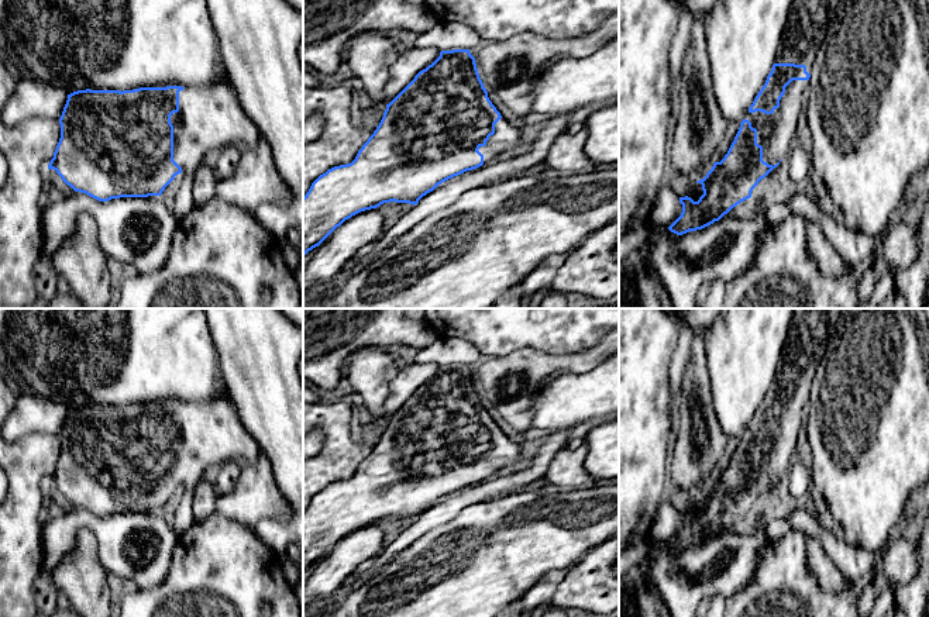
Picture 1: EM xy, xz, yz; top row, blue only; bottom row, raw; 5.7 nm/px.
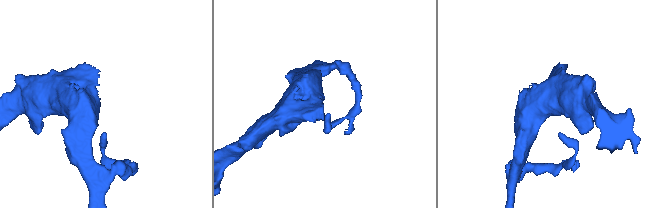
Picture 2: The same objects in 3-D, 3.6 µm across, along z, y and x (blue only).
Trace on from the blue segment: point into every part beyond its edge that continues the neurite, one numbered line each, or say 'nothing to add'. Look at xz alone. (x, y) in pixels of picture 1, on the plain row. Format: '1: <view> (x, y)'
1: xz (506, 452)

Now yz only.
1: yz (776, 447)

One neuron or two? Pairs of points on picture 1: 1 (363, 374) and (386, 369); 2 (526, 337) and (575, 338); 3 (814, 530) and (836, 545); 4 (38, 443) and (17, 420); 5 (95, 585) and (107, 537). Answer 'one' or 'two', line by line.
1: one
2: one
3: one
4: two
5: two

